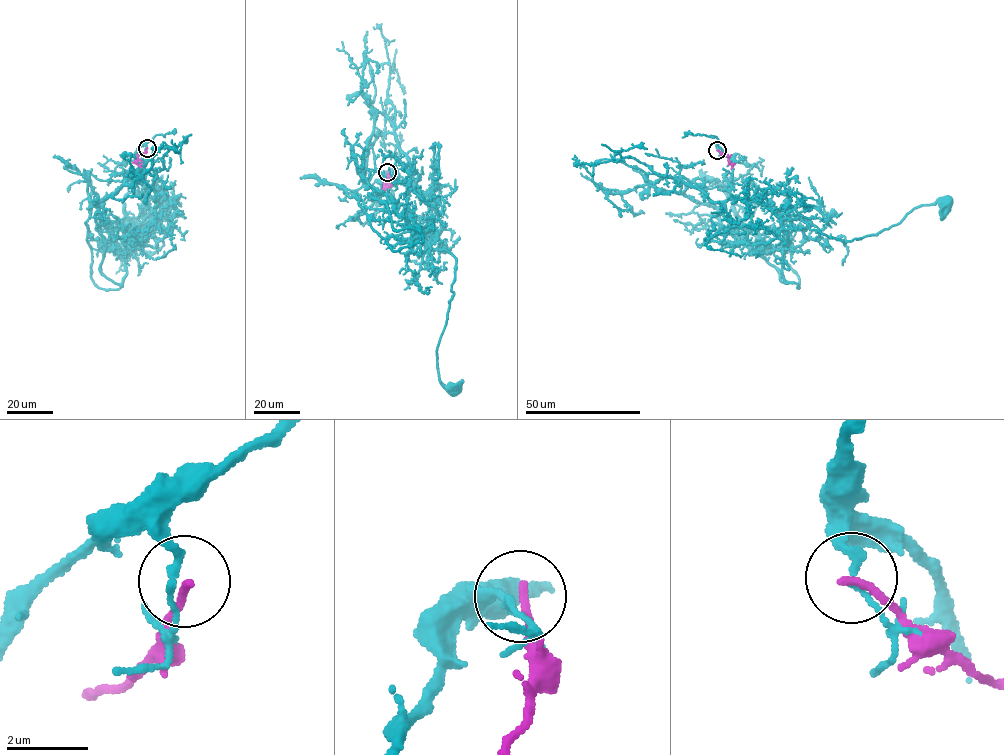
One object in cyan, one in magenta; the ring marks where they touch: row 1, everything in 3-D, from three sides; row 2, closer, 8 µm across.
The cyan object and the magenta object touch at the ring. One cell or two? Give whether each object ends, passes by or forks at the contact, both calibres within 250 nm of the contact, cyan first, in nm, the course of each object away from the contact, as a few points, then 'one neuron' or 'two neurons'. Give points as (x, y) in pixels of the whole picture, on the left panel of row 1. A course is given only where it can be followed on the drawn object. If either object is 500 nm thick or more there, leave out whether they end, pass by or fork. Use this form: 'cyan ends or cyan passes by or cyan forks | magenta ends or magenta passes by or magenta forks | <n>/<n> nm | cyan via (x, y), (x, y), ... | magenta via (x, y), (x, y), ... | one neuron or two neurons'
cyan passes by | magenta ends | 180/200 nm | cyan via (146, 148), (134, 155), (160, 207), (146, 227), (162, 246), (150, 255), (138, 249), (122, 223), (134, 225) | magenta via (147, 148), (137, 156), (136, 164), (141, 163) | two neurons

